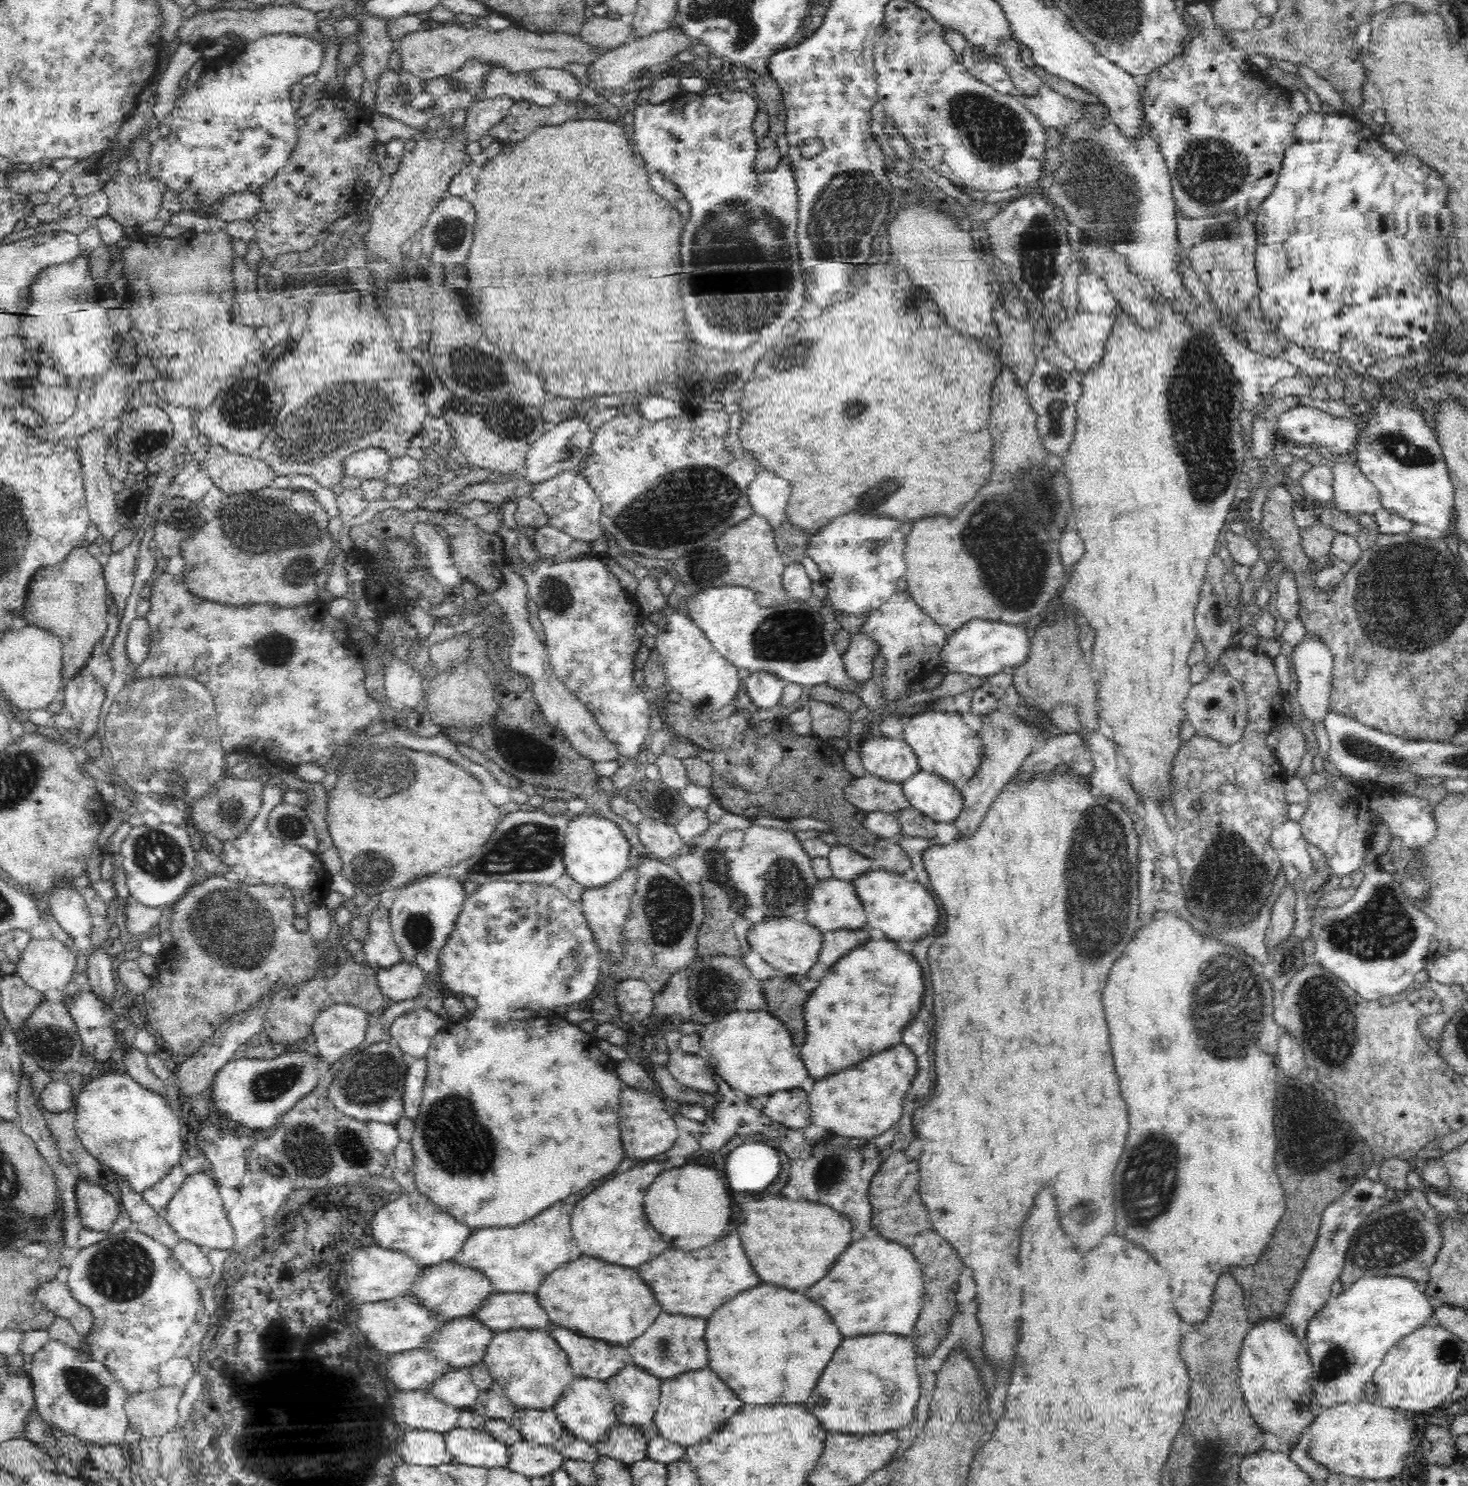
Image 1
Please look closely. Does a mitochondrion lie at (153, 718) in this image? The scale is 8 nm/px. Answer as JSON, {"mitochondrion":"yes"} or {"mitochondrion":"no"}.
{"mitochondrion":"yes"}

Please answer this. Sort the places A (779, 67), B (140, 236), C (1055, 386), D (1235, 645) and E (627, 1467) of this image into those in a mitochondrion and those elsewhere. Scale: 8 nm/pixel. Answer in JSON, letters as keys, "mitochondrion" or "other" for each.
{"A":"other","B":"other","C":"mitochondrion","D":"other","E":"other"}

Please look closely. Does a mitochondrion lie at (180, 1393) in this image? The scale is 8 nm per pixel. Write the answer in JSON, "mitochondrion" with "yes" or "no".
{"mitochondrion":"no"}

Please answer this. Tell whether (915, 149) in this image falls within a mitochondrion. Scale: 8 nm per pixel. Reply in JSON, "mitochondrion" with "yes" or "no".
{"mitochondrion":"no"}

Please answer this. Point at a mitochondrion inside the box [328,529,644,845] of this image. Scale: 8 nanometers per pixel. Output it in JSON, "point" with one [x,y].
{"point":[391,777]}

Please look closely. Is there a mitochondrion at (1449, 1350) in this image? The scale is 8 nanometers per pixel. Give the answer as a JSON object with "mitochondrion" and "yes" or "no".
{"mitochondrion":"yes"}

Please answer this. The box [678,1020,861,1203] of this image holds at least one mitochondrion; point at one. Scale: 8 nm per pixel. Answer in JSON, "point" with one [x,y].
{"point":[828,1178]}

